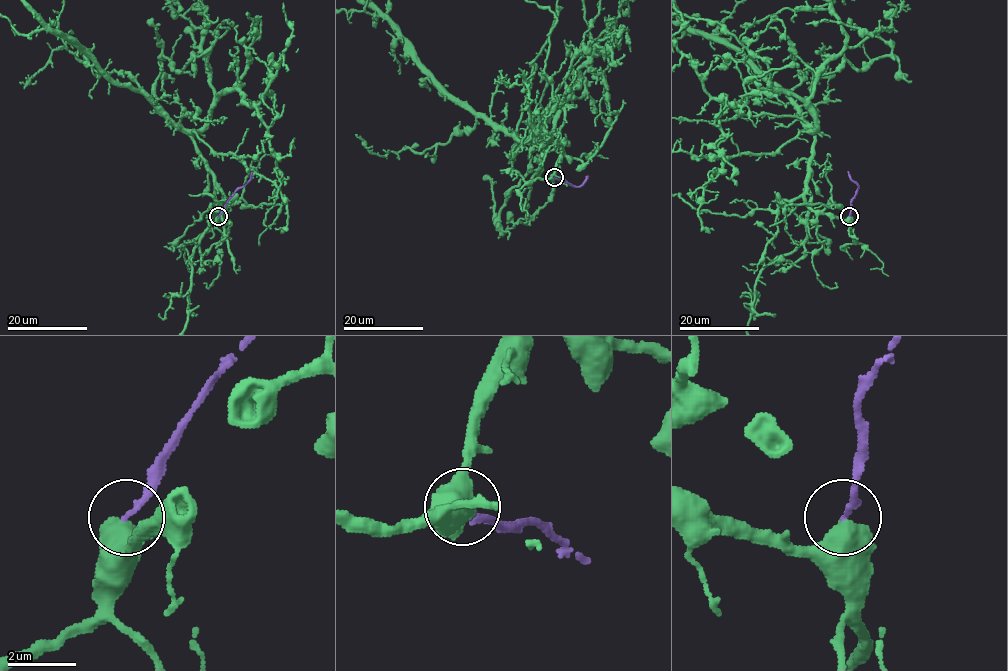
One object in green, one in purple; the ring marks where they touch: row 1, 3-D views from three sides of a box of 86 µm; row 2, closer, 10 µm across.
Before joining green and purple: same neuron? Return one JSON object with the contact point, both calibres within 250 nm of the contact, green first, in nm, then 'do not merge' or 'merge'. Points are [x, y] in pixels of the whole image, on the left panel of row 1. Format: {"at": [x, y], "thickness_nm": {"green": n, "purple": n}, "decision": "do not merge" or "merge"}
{"at": [218, 216], "thickness_nm": {"green": 700, "purple": 160}, "decision": "do not merge"}

